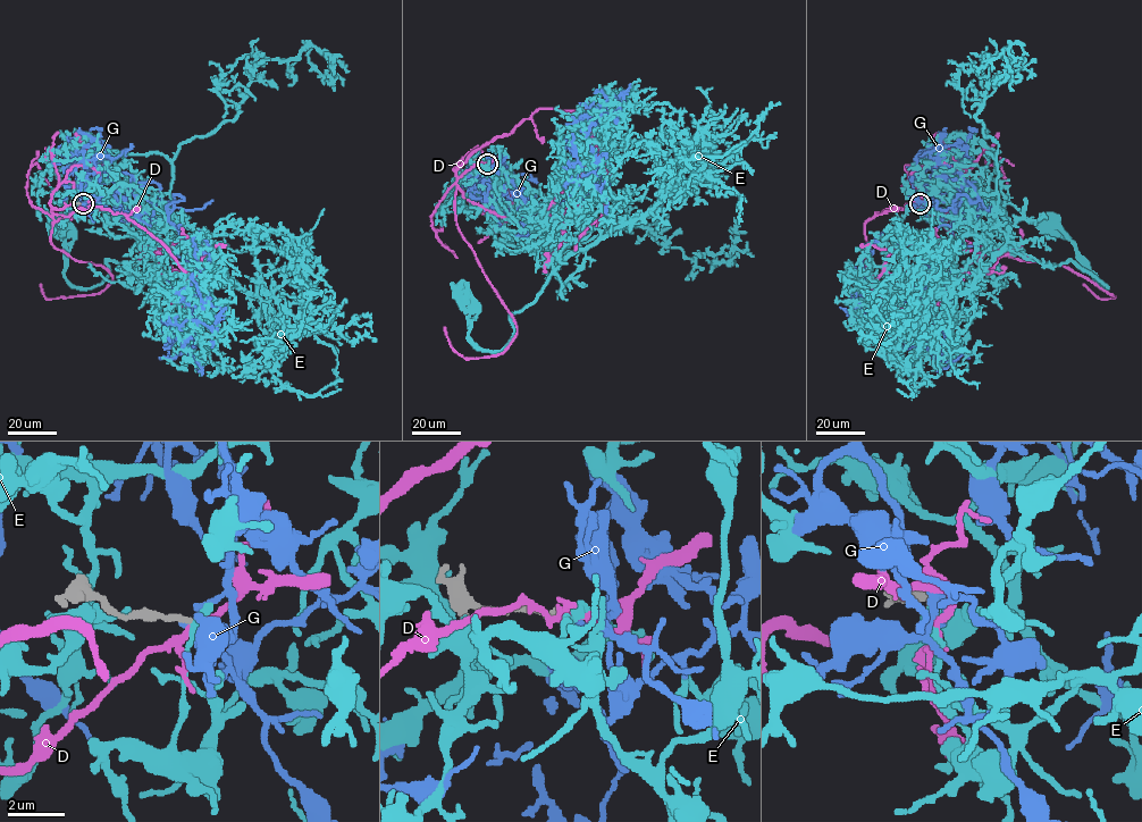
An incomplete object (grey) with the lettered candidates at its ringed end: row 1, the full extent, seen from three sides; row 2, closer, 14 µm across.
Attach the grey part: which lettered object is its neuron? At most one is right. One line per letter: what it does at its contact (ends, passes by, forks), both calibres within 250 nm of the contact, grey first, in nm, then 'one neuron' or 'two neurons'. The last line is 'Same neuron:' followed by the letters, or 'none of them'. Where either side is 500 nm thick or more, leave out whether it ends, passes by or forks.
D: it forks; calibres 220 and 200 nm; two neurons
E: it ends; calibres 220 and 460 nm; two neurons
G: it ends; calibres 240 and 200 nm; two neurons
Same neuron: none of them

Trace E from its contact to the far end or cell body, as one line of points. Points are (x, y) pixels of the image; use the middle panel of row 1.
E: (487, 164), (501, 189), (536, 189), (573, 242), (546, 251), (571, 253), (502, 350), (469, 337), (463, 292)

